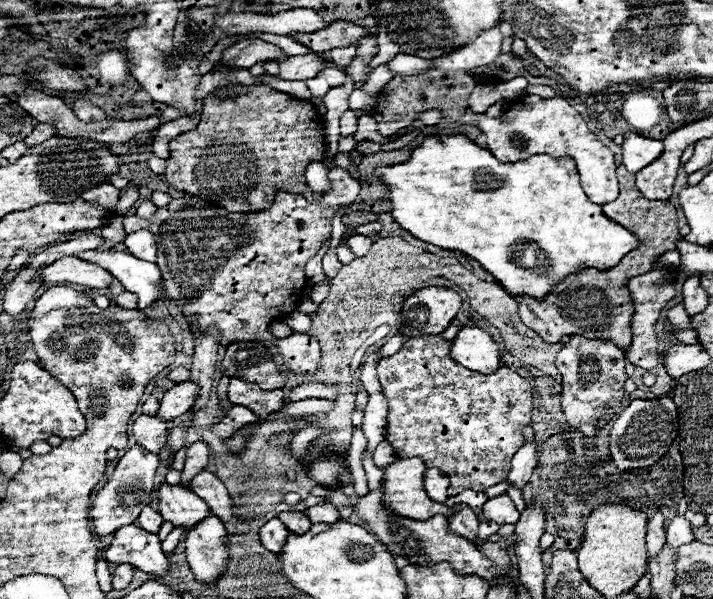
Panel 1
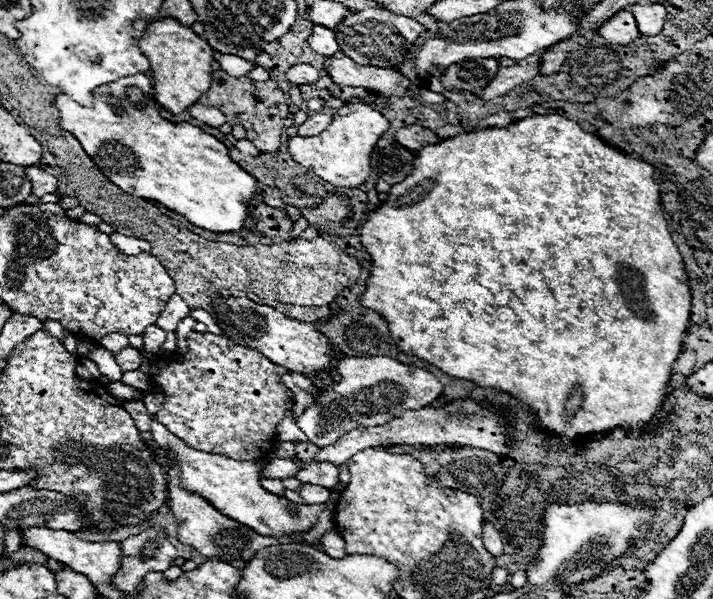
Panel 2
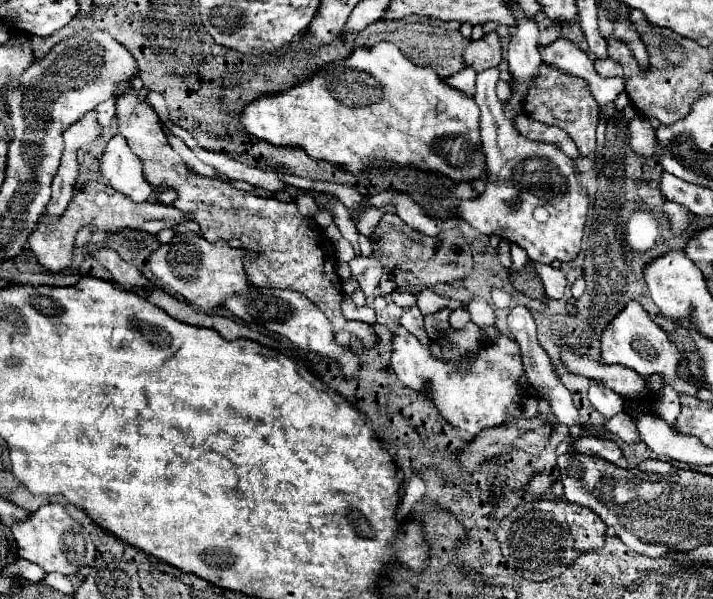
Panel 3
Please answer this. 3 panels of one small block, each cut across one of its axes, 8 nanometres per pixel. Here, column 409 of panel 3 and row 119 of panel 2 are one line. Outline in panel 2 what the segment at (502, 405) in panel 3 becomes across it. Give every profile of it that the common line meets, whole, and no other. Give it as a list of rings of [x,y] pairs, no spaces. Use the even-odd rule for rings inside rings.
[[[346,104],[336,110],[330,126],[318,136],[294,136],[288,142],[292,158],[310,168],[322,180],[338,188],[356,188],[370,176],[370,152],[378,138],[390,128],[390,122],[368,104]]]

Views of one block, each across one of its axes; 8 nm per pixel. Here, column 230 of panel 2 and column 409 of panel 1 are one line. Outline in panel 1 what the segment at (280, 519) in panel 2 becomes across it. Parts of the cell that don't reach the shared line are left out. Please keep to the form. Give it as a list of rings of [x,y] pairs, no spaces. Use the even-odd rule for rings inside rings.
[[[398,458],[394,464],[390,464],[384,472],[384,496],[382,496],[382,504],[398,514],[398,516],[404,516],[404,518],[418,518],[418,520],[426,520],[426,518],[432,518],[436,514],[450,514],[450,510],[444,506],[444,504],[438,504],[434,500],[428,498],[428,494],[424,492],[424,472],[426,472],[426,466],[420,458]]]

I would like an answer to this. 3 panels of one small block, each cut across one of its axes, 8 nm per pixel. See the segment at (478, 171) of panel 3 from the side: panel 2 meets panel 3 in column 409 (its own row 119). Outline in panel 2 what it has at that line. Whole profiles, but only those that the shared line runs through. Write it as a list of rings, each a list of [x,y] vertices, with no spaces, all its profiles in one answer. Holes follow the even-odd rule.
[[[144,72],[106,84],[94,92],[94,106],[80,106],[66,94],[56,94],[54,106],[60,110],[60,126],[76,136],[92,162],[122,192],[160,202],[164,208],[182,214],[188,222],[210,232],[242,230],[248,216],[248,200],[256,194],[256,178],[252,178],[252,174],[246,174],[246,170],[232,162],[228,156],[228,148],[214,136],[202,132],[198,126],[190,126],[188,122],[172,124],[164,120],[158,114],[154,98],[150,98],[150,94],[144,94],[140,86],[150,86],[150,80]]]

